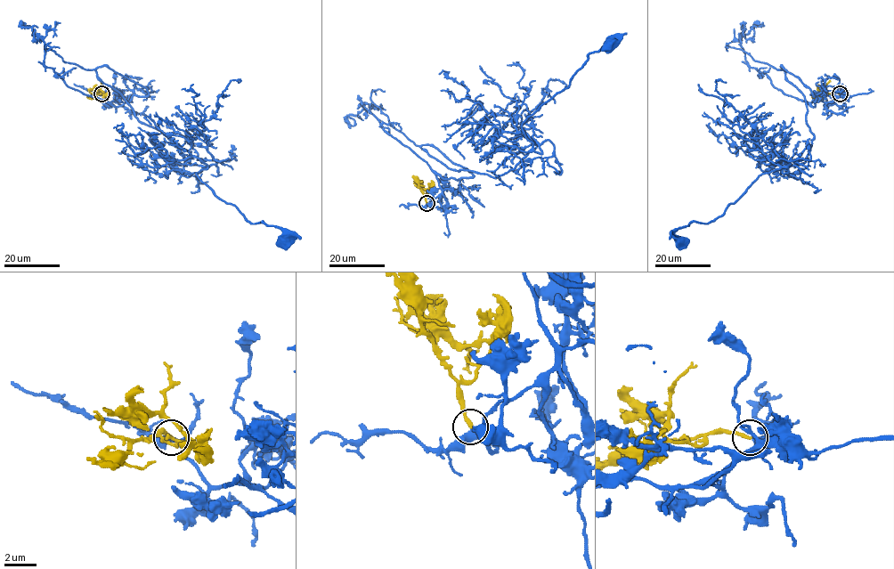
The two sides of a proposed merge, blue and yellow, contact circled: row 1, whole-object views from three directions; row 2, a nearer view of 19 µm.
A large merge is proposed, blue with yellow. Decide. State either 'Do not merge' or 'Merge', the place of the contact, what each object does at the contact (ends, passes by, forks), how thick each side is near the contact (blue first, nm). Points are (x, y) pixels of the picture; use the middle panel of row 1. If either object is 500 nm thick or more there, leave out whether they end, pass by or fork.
Merge. Place: (426, 203). At the ring blue forks. At the ring yellow ends. Thickness 280 nm (blue) against 240 nm

